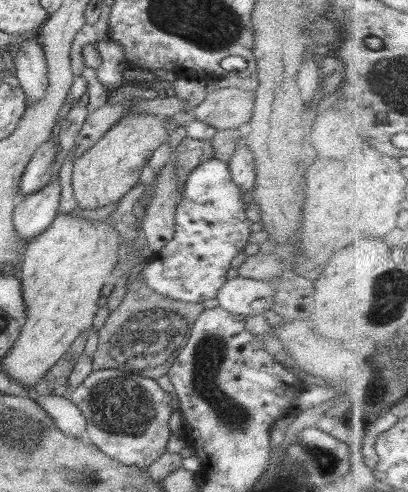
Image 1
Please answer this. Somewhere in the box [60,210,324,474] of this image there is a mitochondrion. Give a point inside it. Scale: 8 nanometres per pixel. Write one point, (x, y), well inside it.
(146, 340)

